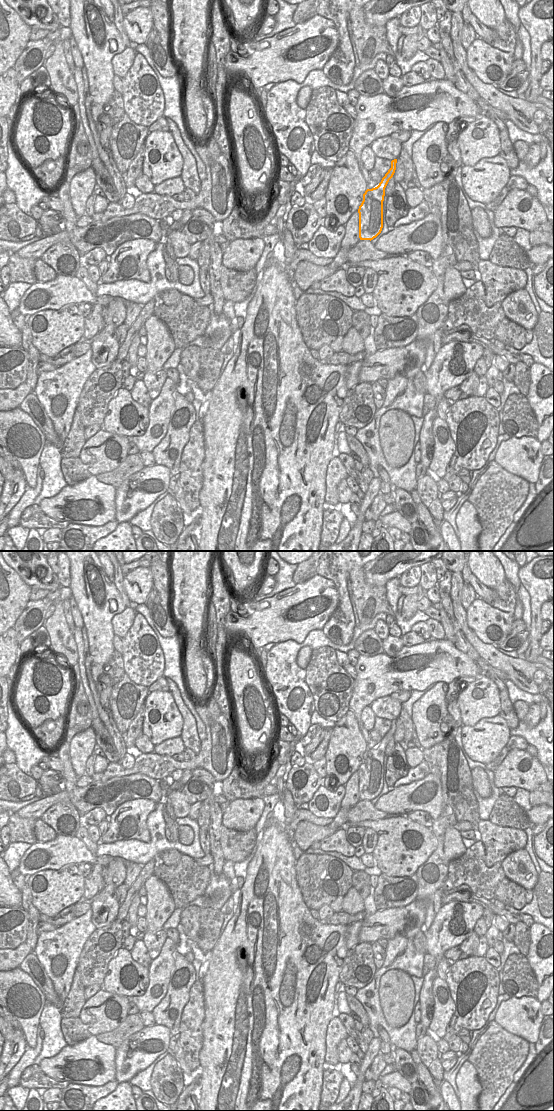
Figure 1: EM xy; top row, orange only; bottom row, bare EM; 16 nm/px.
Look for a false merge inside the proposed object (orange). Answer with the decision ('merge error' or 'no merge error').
no merge error

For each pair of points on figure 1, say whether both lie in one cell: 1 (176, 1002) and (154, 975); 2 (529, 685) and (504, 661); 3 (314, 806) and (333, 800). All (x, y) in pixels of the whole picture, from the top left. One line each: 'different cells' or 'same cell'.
1: different cells
2: same cell
3: same cell

